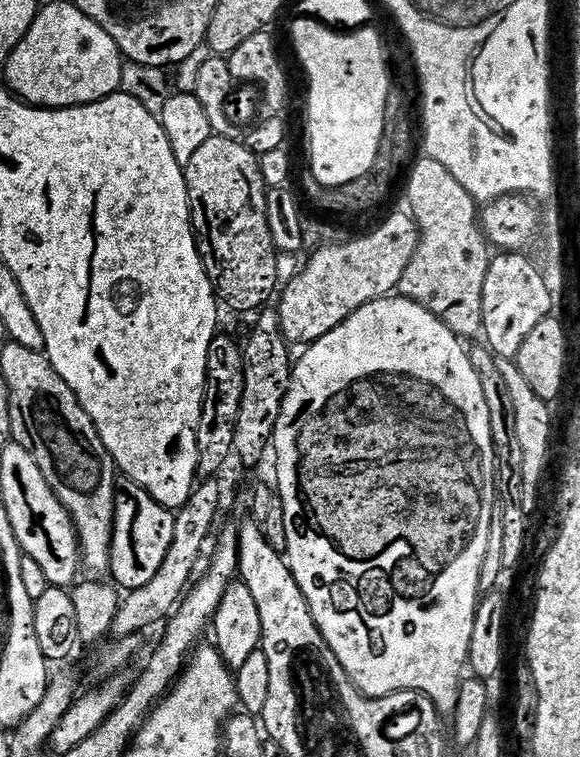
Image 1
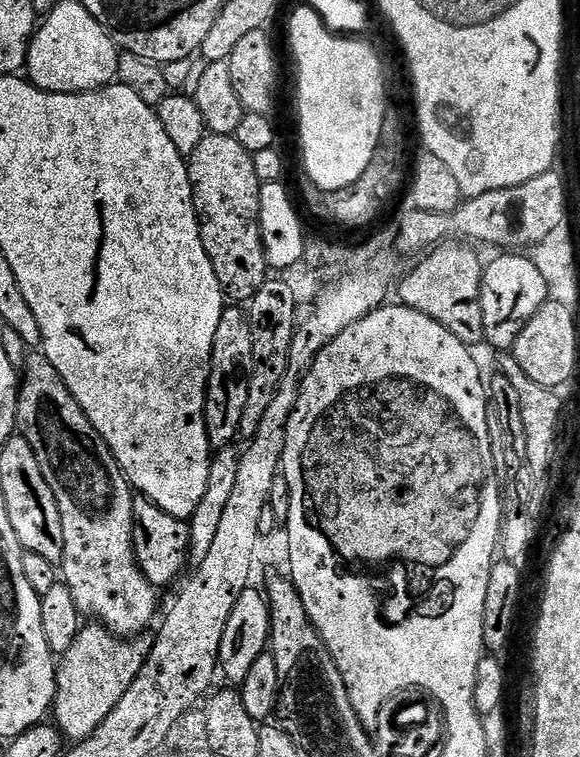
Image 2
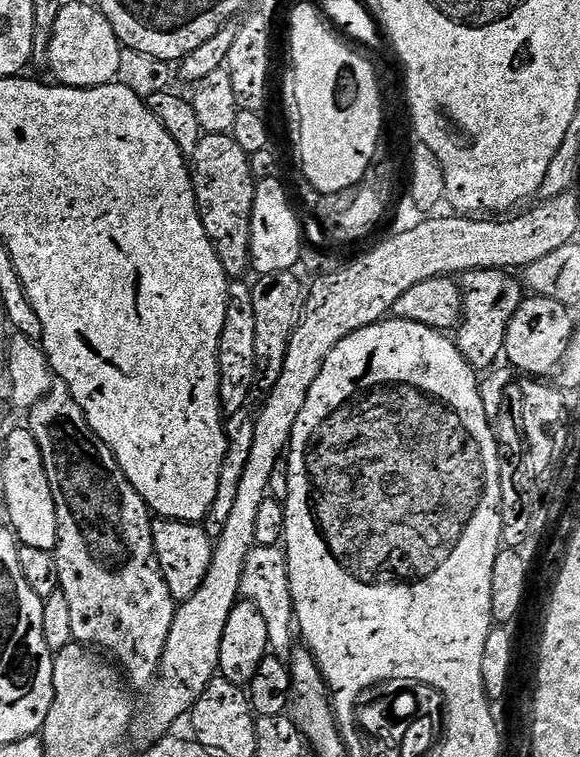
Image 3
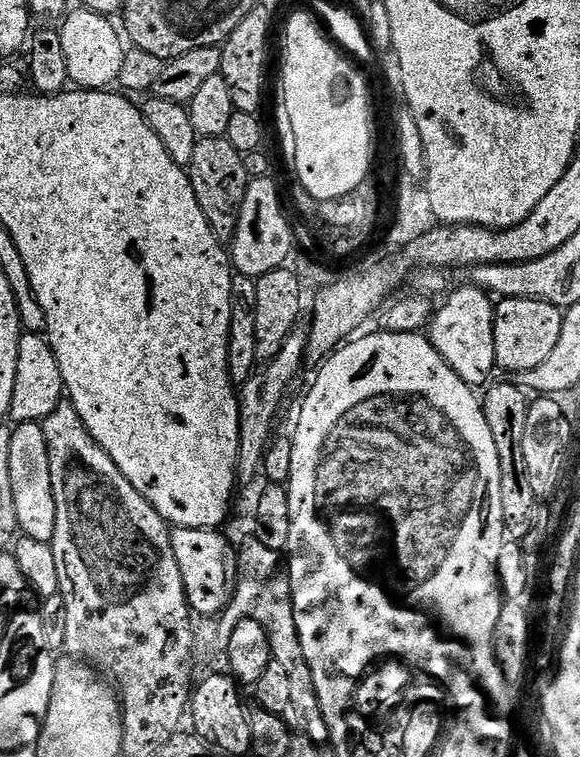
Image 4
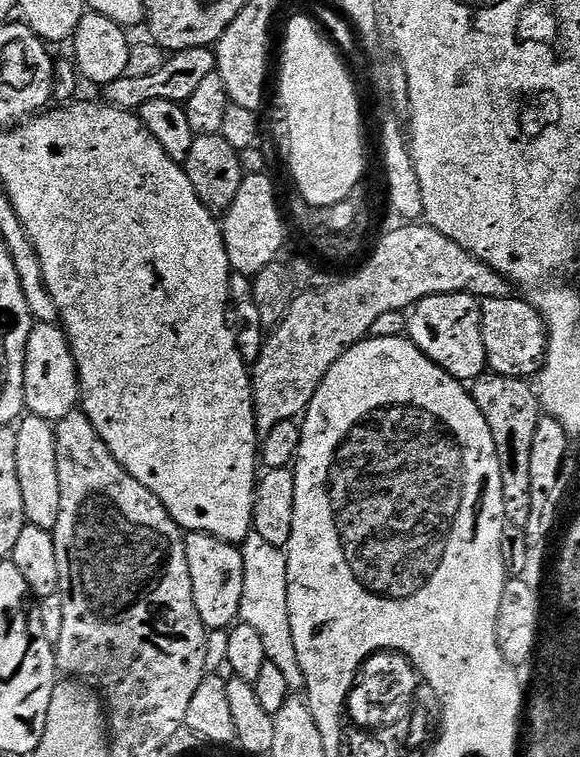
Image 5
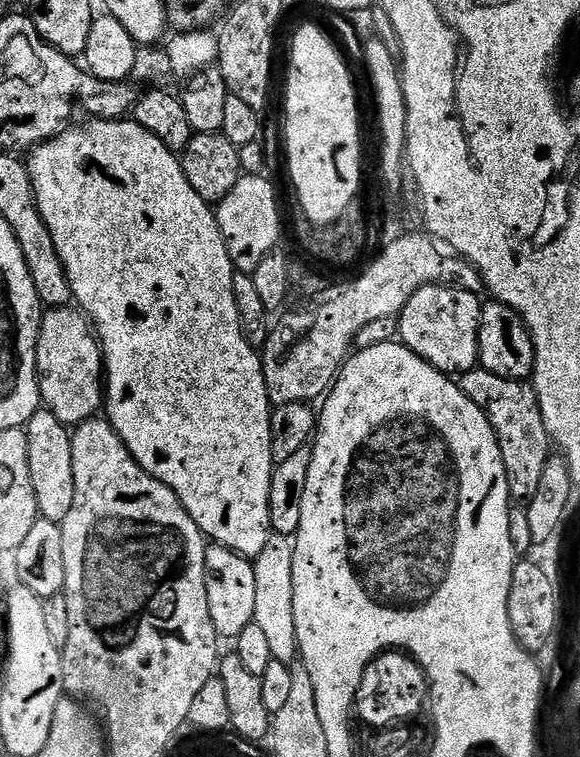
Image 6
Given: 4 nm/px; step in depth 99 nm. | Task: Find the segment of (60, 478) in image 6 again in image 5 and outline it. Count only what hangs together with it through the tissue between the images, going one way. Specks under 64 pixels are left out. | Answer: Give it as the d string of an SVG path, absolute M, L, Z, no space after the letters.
M28 414L15 425L18 438L18 482L22 485L22 500L26 505L26 518L34 526L51 532L58 522L58 510L62 506L62 489L58 486L58 454L56 453L56 430L53 421Z

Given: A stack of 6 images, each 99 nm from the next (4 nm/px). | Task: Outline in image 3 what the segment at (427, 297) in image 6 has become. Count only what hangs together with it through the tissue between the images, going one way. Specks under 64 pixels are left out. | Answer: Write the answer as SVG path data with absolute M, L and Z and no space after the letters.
M491 268L465 272L459 277L458 283L464 298L464 314L454 339L471 368L488 370L501 359L510 318L514 318L518 306L526 299L521 281L512 276L515 275L511 271Z

